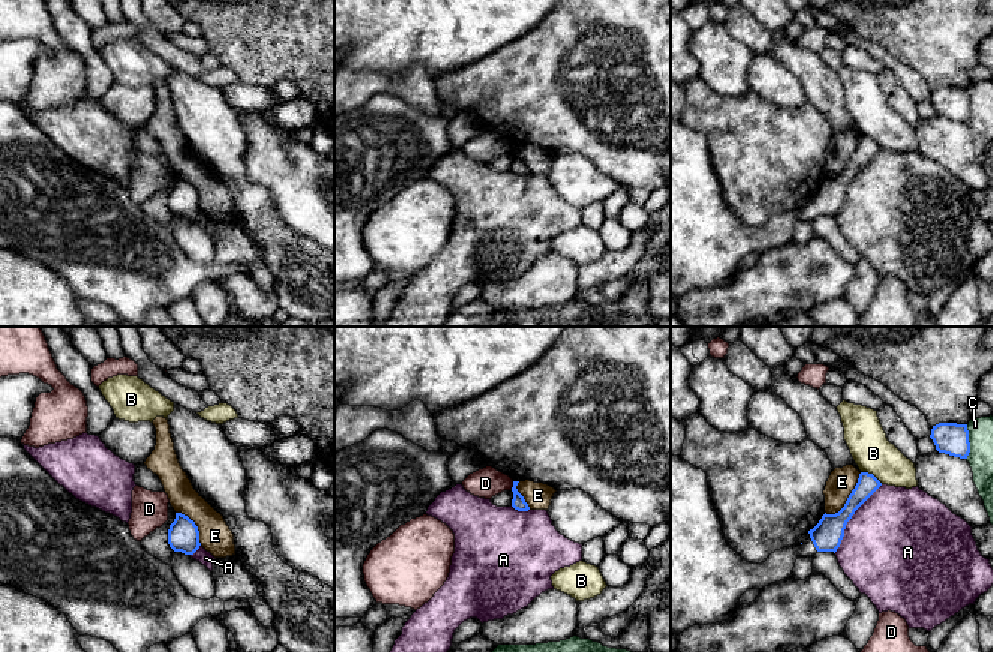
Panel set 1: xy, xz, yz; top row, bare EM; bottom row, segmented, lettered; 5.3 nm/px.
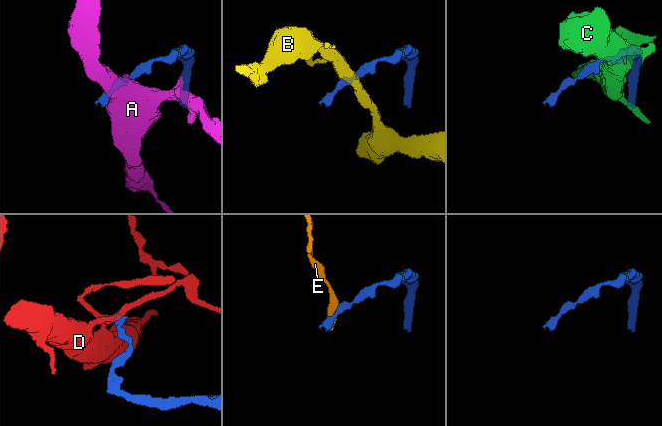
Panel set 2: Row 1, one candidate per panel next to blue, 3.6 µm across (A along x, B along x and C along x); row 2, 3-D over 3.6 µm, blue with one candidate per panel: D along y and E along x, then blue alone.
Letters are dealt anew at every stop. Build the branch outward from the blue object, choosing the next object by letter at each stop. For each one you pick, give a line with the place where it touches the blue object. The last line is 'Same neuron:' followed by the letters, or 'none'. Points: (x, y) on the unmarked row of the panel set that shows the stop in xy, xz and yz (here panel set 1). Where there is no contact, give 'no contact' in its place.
Same neuron: none

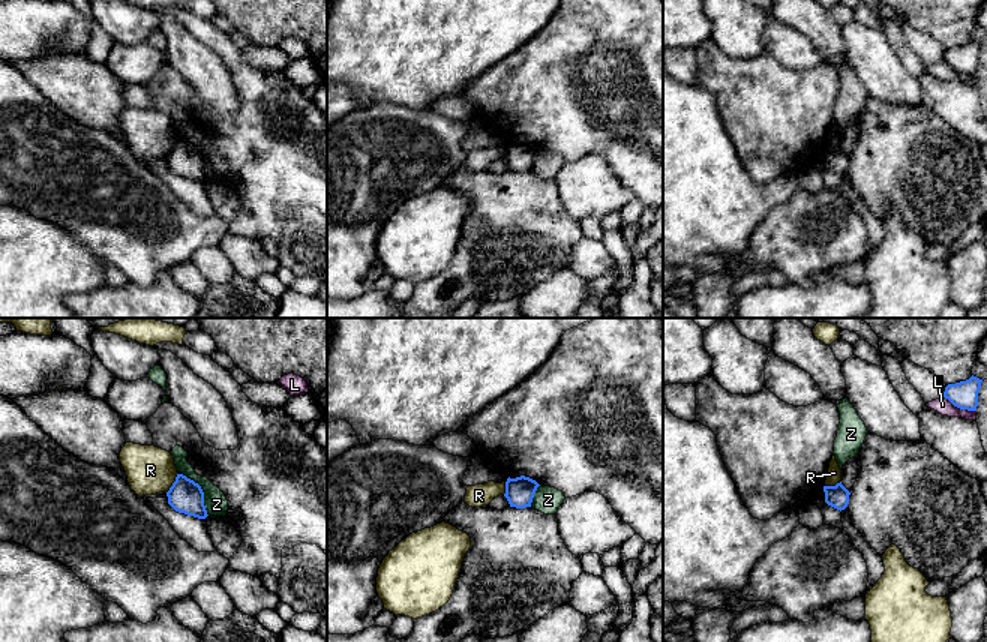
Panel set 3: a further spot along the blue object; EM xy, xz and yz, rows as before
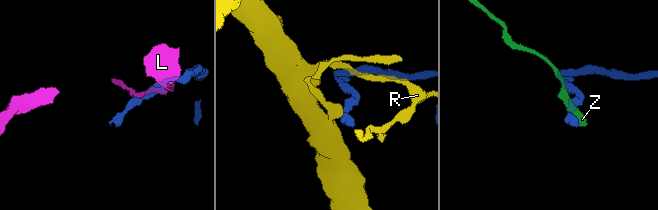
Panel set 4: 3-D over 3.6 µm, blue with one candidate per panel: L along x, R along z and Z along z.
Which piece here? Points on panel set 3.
Same neuron: none

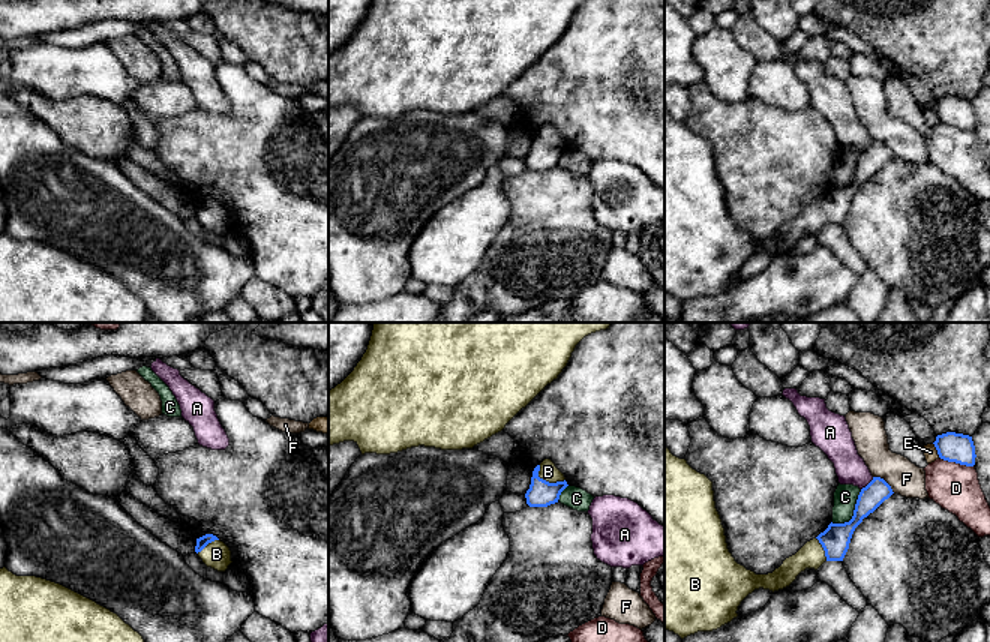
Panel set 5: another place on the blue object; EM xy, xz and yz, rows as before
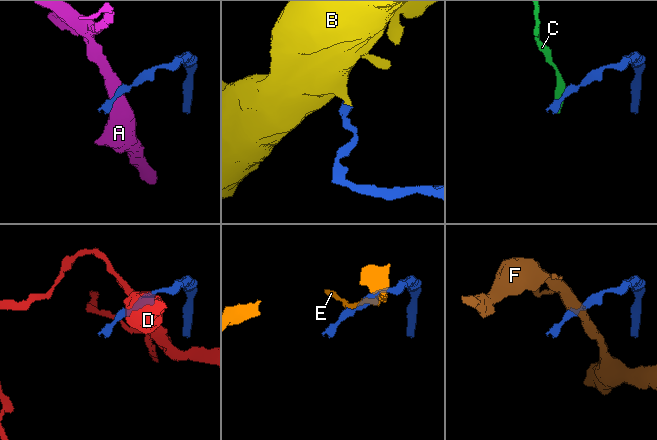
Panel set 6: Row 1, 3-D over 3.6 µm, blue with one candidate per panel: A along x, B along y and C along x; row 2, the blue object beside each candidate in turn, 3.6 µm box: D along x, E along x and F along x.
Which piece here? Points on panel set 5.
B: contact xz (545, 144)
Same neuron: B

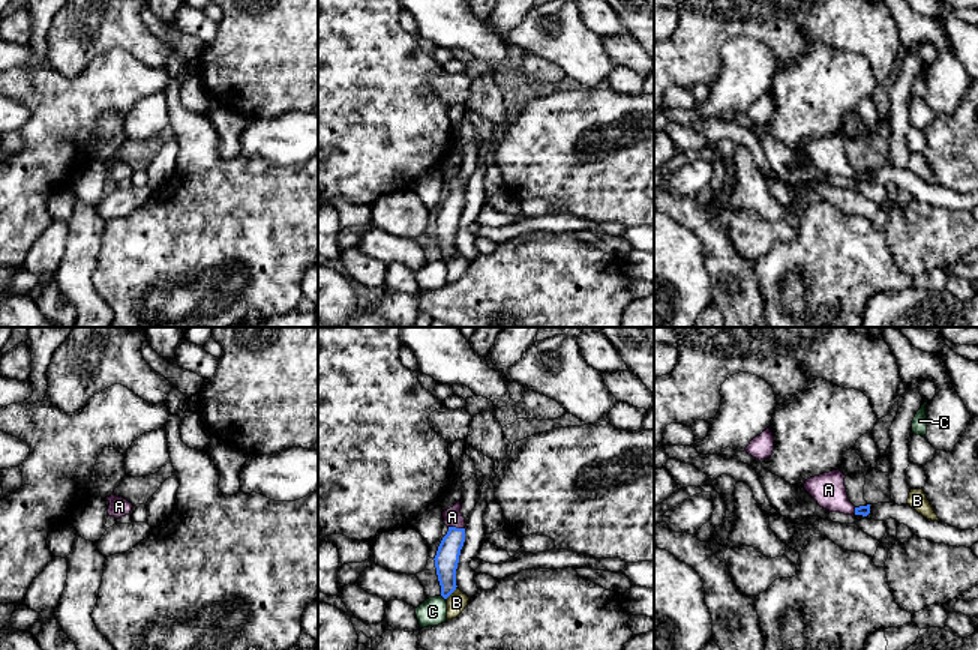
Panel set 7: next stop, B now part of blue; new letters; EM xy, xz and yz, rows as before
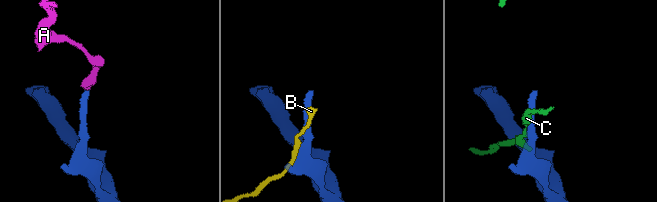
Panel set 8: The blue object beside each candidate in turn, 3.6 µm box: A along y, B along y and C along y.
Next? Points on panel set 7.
A: contact xz (455, 191)
Same neuron: A

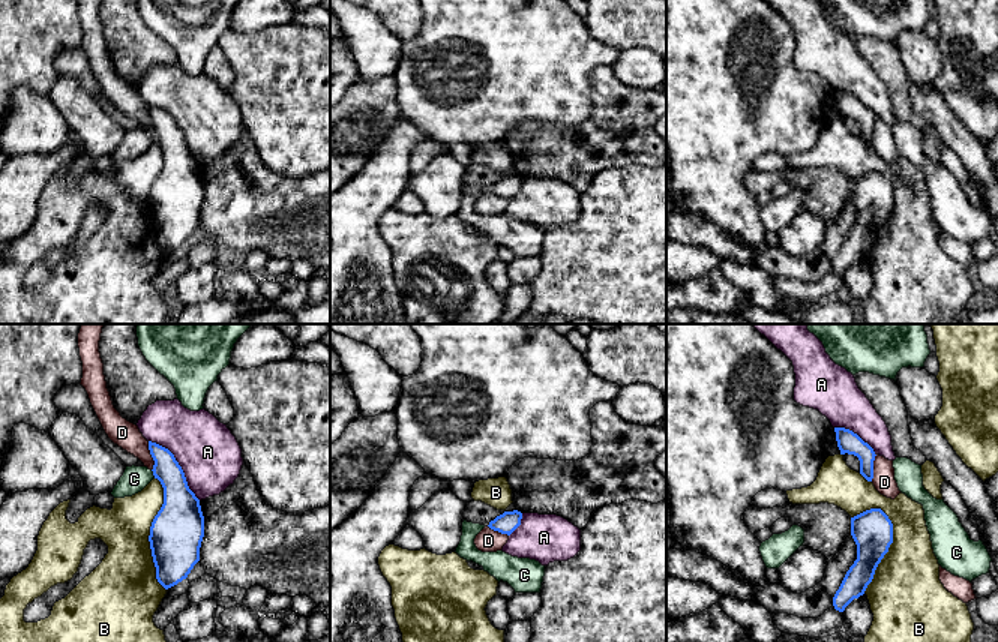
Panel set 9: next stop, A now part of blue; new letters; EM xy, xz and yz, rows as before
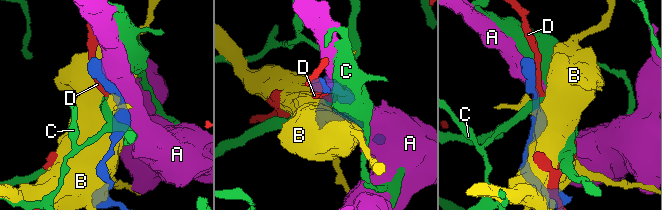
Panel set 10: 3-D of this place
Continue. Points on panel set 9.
Same neuron: none

